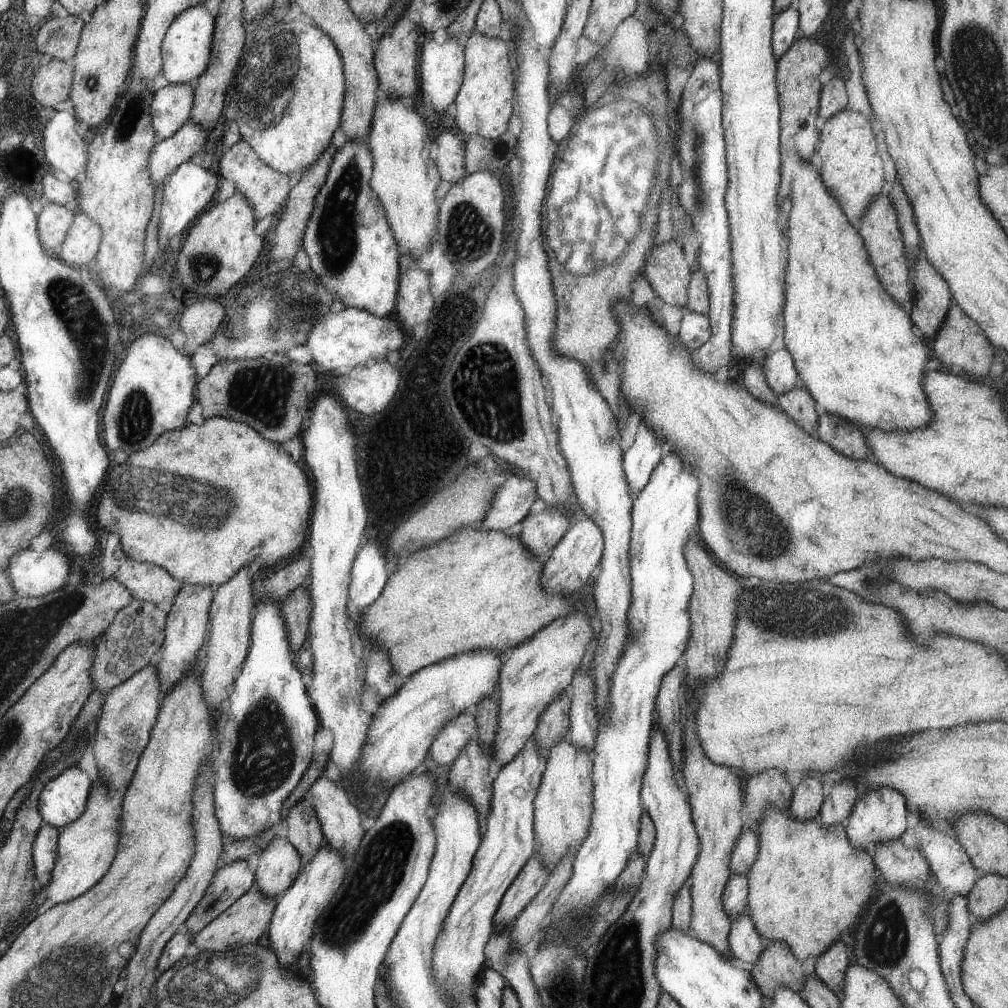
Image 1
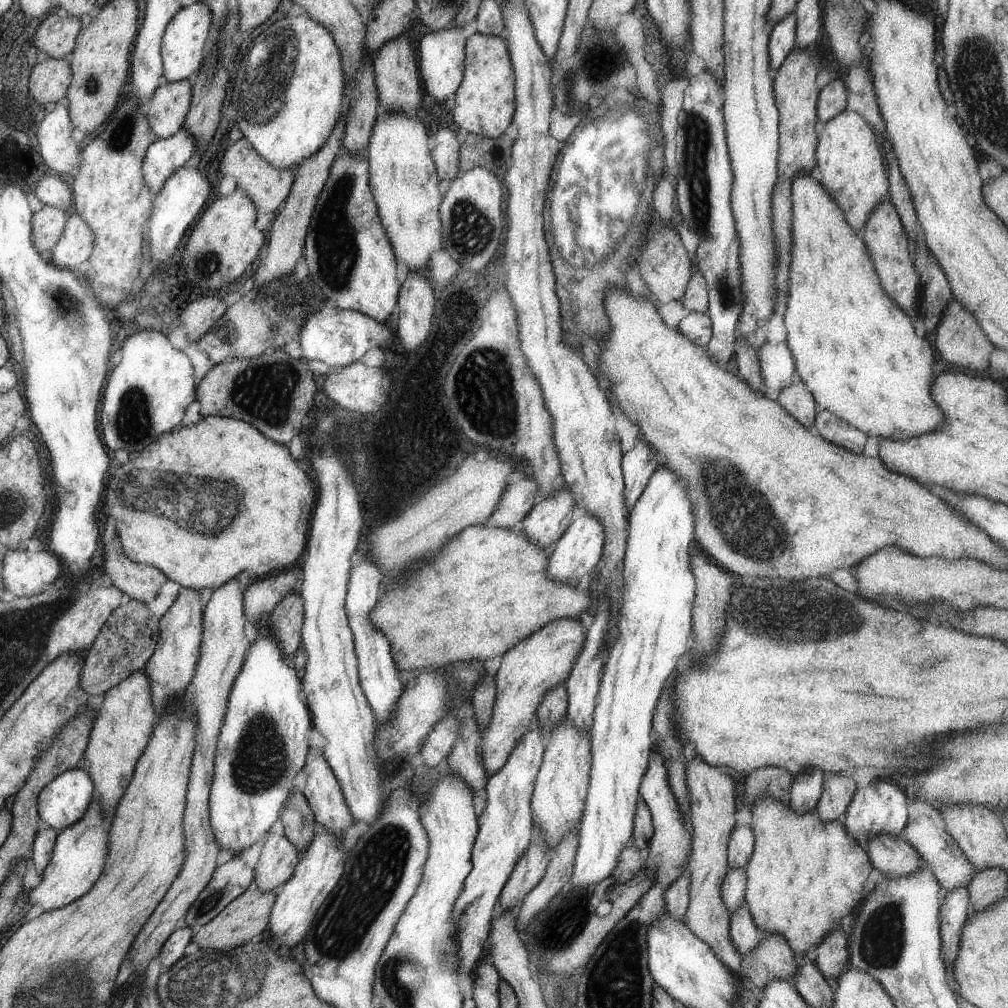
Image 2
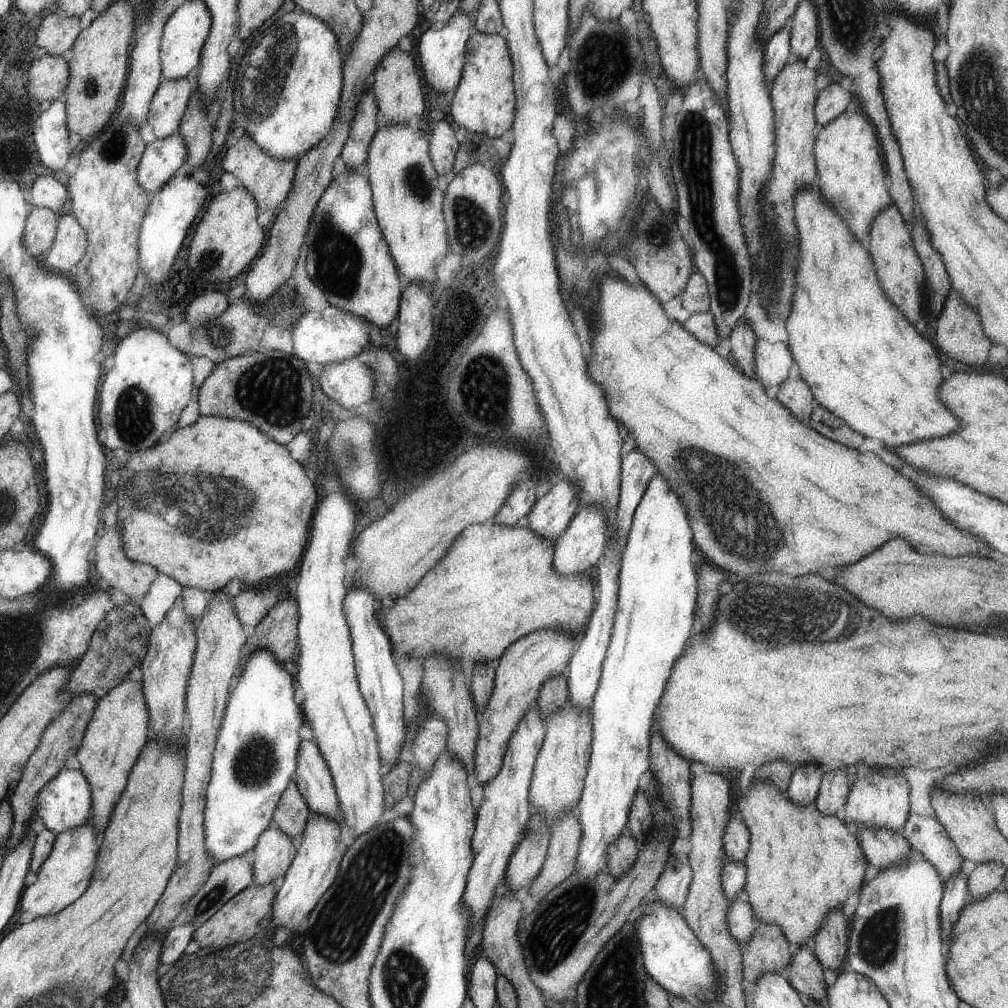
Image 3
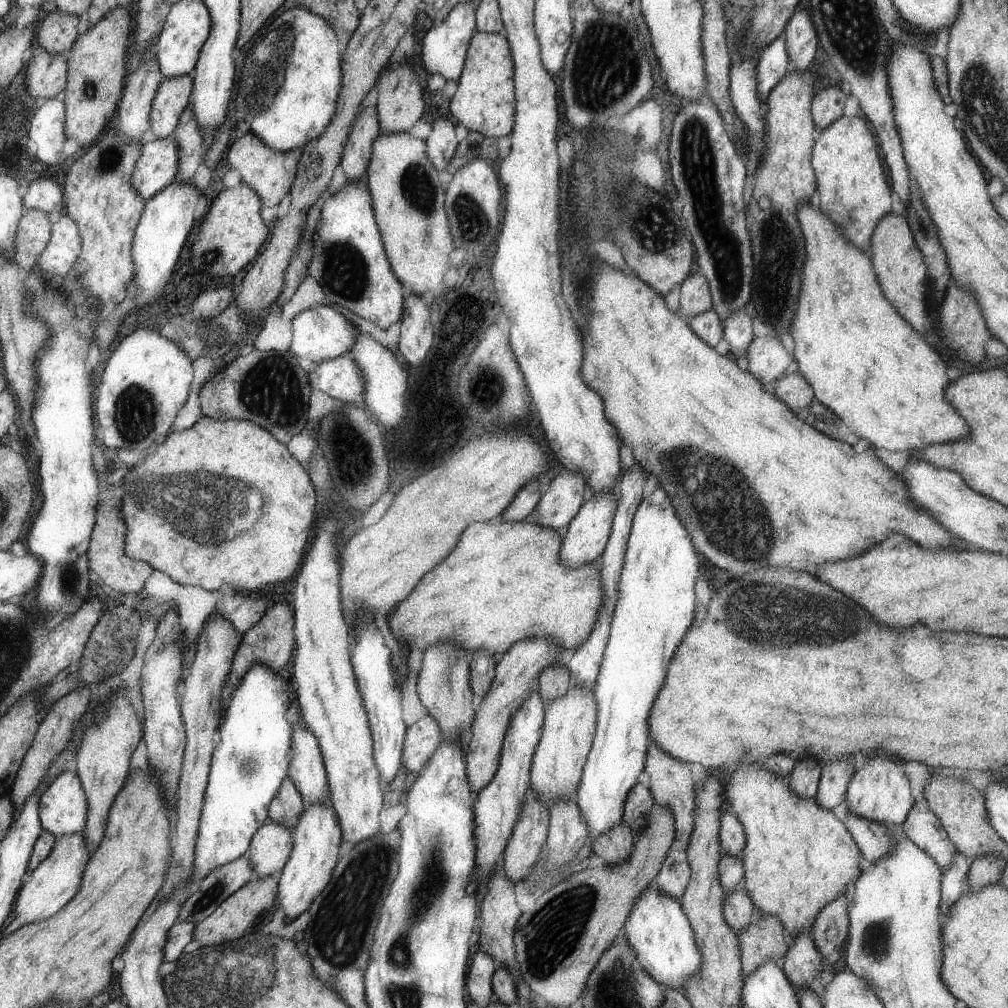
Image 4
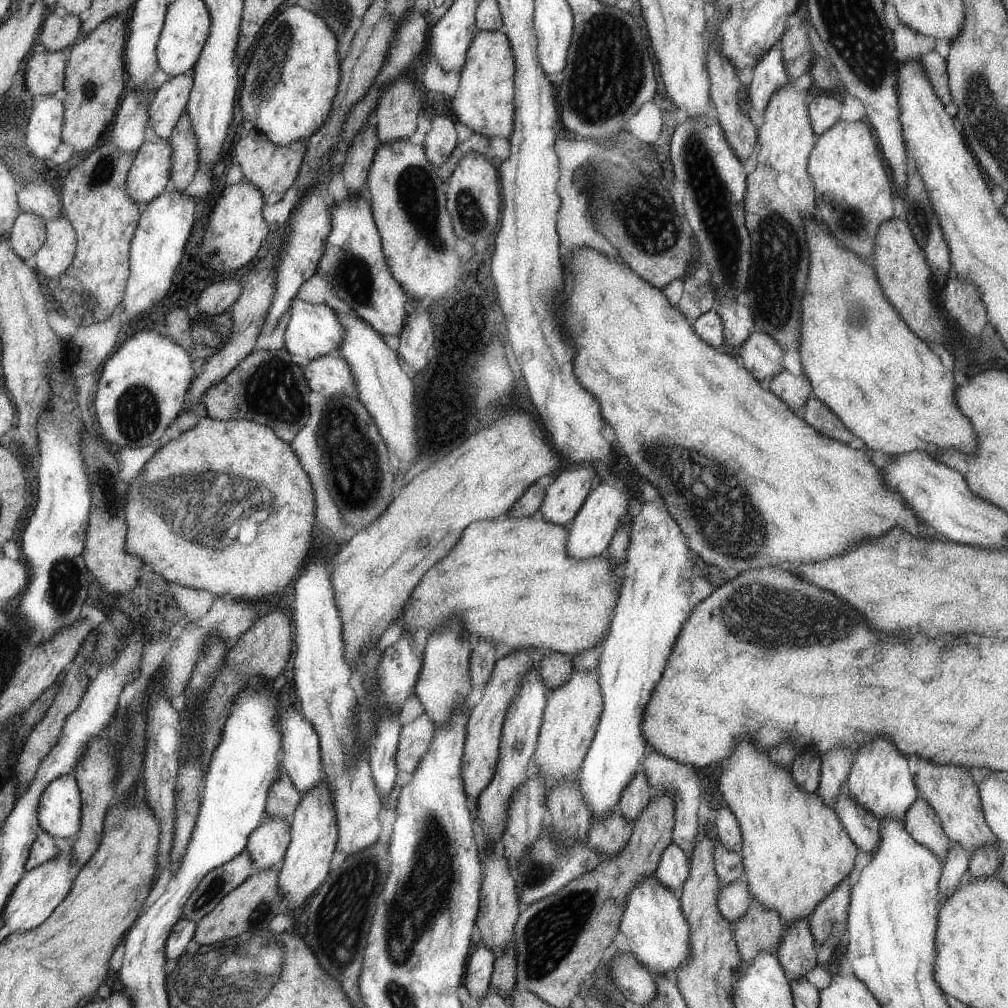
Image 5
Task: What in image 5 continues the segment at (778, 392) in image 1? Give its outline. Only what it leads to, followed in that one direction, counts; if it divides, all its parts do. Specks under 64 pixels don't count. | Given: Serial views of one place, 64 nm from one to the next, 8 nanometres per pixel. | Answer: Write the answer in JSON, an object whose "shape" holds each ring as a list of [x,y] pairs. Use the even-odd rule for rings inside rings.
{"shape":[[[752,330],[748,339],[738,348],[743,366],[750,371],[758,383],[769,388],[771,379],[784,370],[782,363],[785,350],[767,333]]]}

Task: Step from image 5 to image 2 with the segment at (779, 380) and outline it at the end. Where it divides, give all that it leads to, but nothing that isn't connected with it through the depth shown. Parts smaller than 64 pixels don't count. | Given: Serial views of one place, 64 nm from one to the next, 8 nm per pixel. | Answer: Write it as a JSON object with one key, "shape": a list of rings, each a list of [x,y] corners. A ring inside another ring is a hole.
{"shape":[[[803,382],[790,384],[790,386],[783,388],[778,395],[777,401],[795,419],[798,419],[802,426],[805,426],[809,431],[813,431],[814,419],[817,413],[815,410],[815,400]]]}

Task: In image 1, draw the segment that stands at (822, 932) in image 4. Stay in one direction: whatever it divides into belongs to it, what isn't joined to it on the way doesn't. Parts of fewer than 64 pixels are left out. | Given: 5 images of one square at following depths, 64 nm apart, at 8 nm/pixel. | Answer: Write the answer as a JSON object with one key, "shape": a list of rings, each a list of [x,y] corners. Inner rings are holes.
{"shape":[[[844,941],[834,942],[834,946],[826,948],[822,956],[817,958],[814,972],[818,980],[822,980],[837,995],[842,992],[846,970],[852,964],[850,947]]]}

